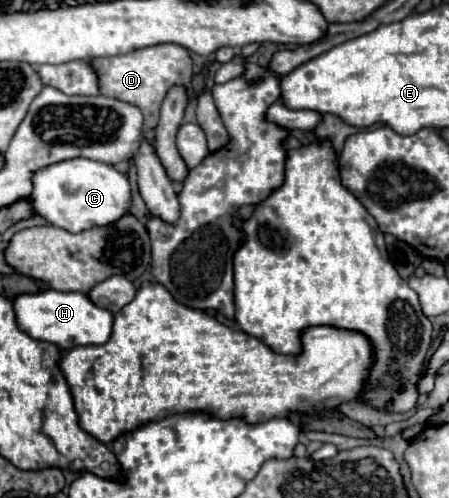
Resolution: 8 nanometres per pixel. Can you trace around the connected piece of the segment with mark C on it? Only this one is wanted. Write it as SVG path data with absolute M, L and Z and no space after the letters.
M84 157L52 163L48 167L34 171L32 193L28 197L36 215L44 217L48 223L62 227L70 233L80 233L90 227L118 221L122 213L128 213L130 199L132 191L124 173L118 173L106 163Z

